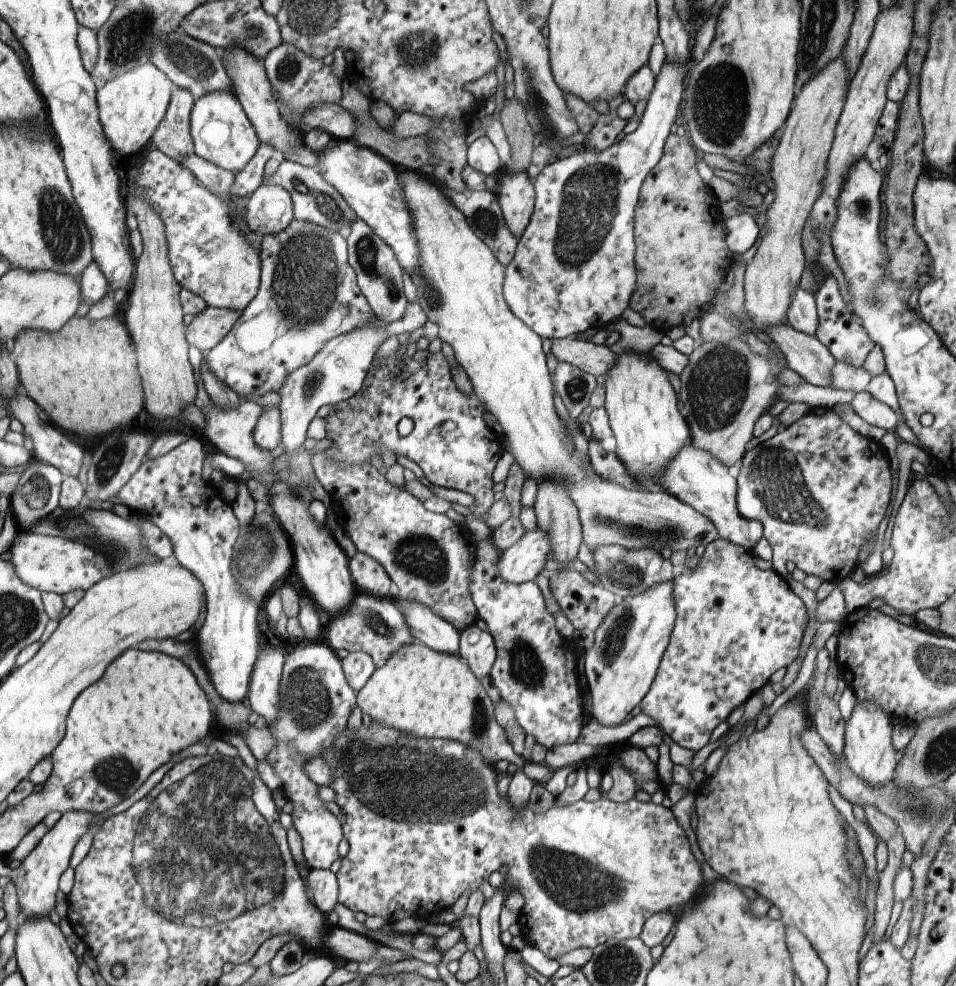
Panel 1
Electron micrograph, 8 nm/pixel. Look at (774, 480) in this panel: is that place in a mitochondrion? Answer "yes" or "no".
yes

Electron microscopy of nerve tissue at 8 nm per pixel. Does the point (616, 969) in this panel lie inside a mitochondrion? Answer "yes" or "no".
yes

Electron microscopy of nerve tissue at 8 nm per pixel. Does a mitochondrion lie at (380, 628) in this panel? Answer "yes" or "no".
yes

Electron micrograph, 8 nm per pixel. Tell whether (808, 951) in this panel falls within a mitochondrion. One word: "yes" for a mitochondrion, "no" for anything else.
no

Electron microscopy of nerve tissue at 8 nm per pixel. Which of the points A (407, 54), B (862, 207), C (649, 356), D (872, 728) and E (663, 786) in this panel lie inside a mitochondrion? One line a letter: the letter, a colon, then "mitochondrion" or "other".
A: mitochondrion
B: mitochondrion
C: other
D: other
E: other

